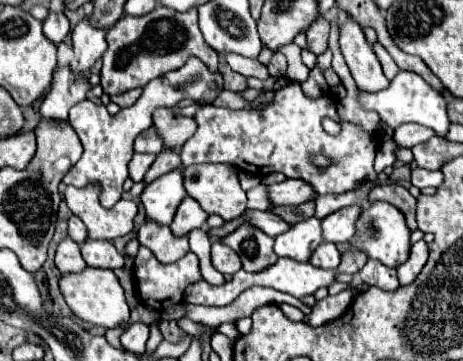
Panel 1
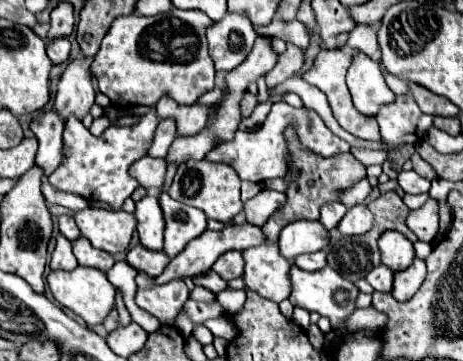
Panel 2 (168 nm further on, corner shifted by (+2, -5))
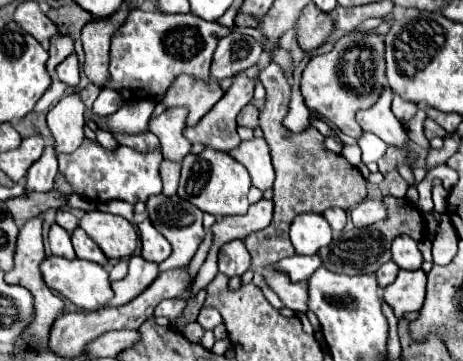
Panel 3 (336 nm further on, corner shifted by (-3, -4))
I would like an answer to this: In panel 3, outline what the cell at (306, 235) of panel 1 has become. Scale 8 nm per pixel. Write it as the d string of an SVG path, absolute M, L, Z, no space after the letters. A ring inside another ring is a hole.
M304 213L292 221L290 241L298 255L314 255L332 241L332 227L322 215Z

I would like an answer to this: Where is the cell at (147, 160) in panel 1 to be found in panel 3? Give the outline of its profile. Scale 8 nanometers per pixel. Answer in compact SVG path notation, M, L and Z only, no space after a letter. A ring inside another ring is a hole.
M164 159L160 163L160 177L162 177L162 183L164 183L162 193L164 195L174 195L176 189L178 189L178 179L180 179L180 163Z

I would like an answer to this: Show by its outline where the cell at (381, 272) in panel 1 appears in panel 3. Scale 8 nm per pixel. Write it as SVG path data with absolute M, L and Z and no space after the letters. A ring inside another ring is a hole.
M392 261L384 263L384 265L382 265L382 267L376 271L378 285L380 285L380 287L388 287L390 283L394 283L396 275L398 275L398 267L396 267L396 263L392 263Z

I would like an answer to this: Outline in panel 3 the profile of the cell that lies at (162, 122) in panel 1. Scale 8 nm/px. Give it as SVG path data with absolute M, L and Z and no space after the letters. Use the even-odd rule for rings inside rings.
M180 75L174 79L170 89L166 91L162 105L164 107L186 107L188 117L186 125L194 127L224 95L220 85L212 79L210 83L200 83L190 75Z

